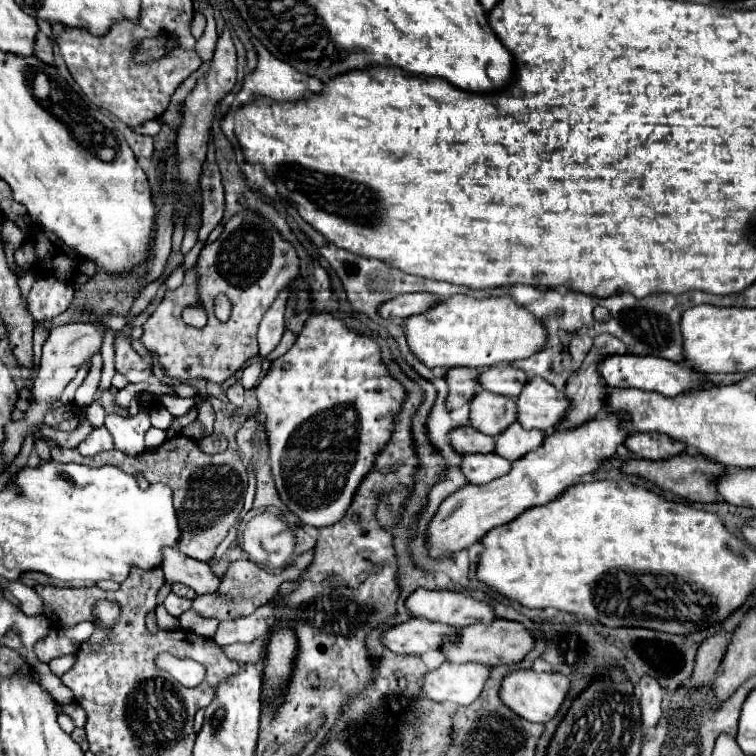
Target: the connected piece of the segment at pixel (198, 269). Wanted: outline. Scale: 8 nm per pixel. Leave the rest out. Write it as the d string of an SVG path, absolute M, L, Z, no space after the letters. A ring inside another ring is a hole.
M251 209L233 215L225 223L219 239L201 249L197 265L187 271L183 285L175 291L167 291L155 313L143 325L143 345L159 353L159 365L169 377L167 385L187 383L189 379L225 383L243 369L245 361L257 357L257 329L261 317L297 271L299 257L295 247L281 237L269 219ZM219 293L229 295L233 303L233 313L227 323L221 323L213 313L213 299ZM197 297L201 297L201 305L207 313L207 325L203 329L195 329L181 319L185 307L197 305Z

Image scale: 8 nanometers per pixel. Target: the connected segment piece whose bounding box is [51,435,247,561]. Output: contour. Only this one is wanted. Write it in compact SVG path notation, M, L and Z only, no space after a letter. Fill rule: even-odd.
M175 435L153 451L143 451L135 457L123 455L117 449L97 453L95 457L83 457L77 449L51 449L51 457L61 463L83 463L87 467L115 465L129 475L141 473L151 483L169 485L173 489L173 503L181 527L181 541L177 549L199 561L209 561L215 555L217 545L227 537L239 511L243 509L247 471L239 453L235 449L227 449L217 455L207 455L193 439L187 439L185 435Z

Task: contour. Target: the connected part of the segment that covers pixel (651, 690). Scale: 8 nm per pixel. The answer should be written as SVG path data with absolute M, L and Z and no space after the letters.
M643 677L641 683L635 689L639 707L641 707L641 723L643 723L643 735L649 731L649 727L655 727L663 715L661 701L663 701L663 689L653 677Z

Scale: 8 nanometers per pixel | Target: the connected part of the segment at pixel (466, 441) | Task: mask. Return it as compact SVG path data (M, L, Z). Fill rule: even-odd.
M459 427L451 431L449 435L451 445L461 455L473 455L473 453L495 453L495 439L491 435L483 435L481 431L473 427Z

